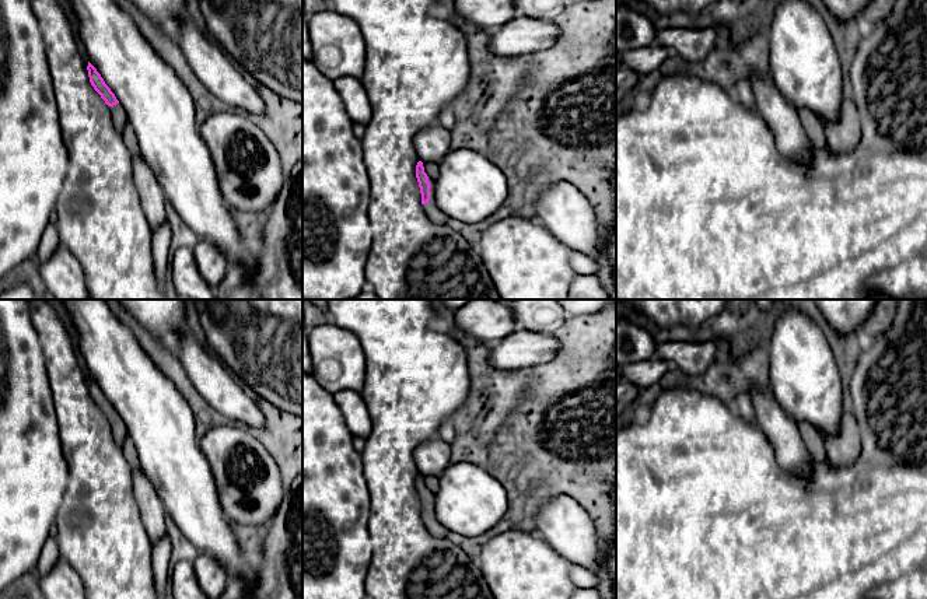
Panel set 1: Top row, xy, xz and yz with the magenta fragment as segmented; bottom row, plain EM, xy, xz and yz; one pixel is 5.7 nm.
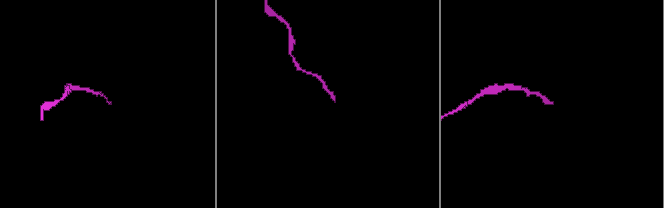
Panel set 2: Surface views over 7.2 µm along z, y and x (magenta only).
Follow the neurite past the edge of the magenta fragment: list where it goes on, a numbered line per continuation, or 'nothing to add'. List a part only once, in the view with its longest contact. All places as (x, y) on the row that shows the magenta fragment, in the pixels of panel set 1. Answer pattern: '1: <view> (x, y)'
1: xz (430, 209)

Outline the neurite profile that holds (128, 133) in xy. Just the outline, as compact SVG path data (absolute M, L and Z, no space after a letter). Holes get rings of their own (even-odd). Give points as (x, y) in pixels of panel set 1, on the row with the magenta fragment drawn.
M129 120L126 122L126 125L122 130L122 137L123 137L123 141L127 147L127 150L130 151L132 157L137 157L141 154L136 133L134 133L132 125L129 123Z

